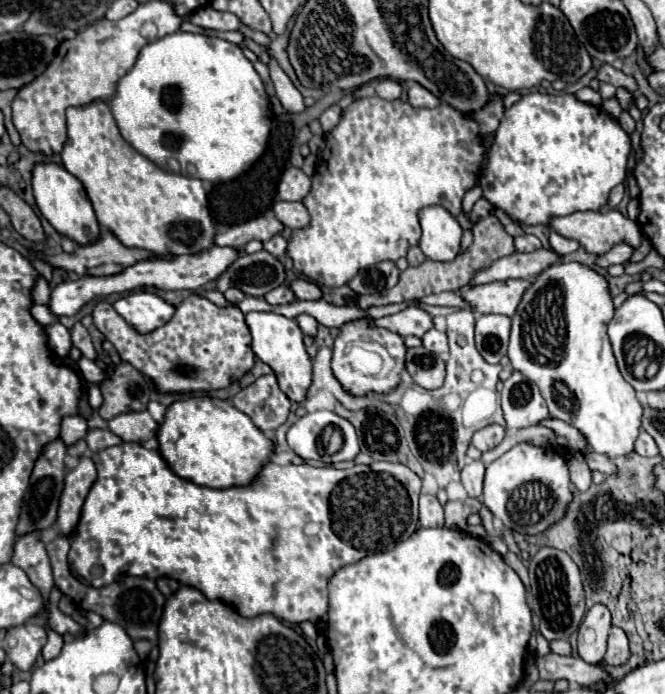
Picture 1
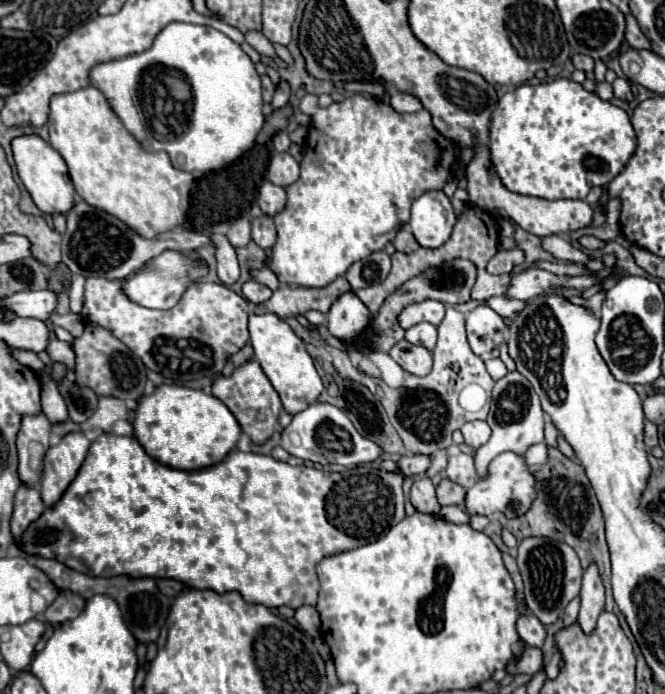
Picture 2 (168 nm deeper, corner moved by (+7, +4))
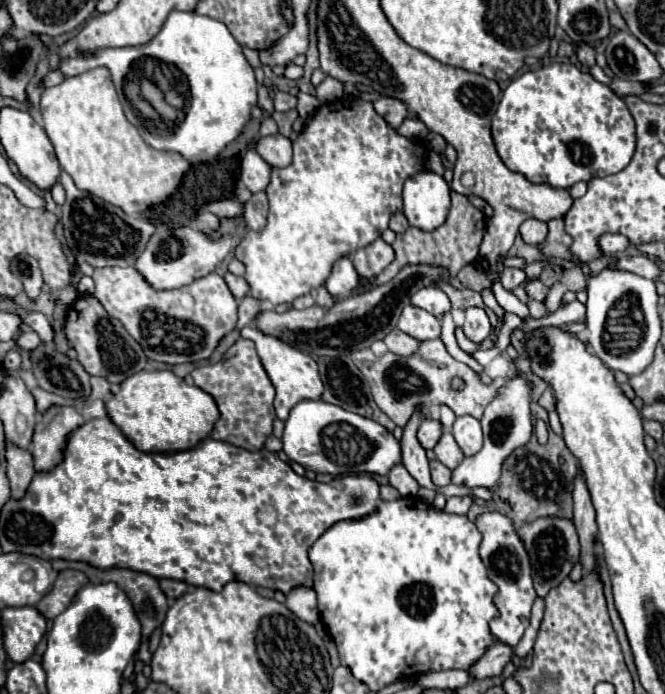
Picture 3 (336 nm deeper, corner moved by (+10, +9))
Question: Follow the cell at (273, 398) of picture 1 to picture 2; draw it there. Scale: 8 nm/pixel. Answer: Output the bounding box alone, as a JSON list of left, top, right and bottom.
[213,359,281,443]

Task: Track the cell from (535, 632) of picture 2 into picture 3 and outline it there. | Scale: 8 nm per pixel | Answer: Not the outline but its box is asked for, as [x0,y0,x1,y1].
[474,512,536,648]

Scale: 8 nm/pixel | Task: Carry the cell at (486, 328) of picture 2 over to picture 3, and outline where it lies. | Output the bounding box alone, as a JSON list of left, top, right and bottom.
[462,308,492,344]

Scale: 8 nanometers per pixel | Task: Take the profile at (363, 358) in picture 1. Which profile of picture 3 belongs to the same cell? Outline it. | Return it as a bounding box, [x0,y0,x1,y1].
[326,256,358,298]

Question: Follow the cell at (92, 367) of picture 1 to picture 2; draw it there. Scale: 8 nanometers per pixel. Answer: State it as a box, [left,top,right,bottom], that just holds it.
[47,337,75,369]

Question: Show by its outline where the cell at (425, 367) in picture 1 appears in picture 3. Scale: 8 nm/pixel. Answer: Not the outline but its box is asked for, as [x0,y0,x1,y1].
[384,328,420,356]

